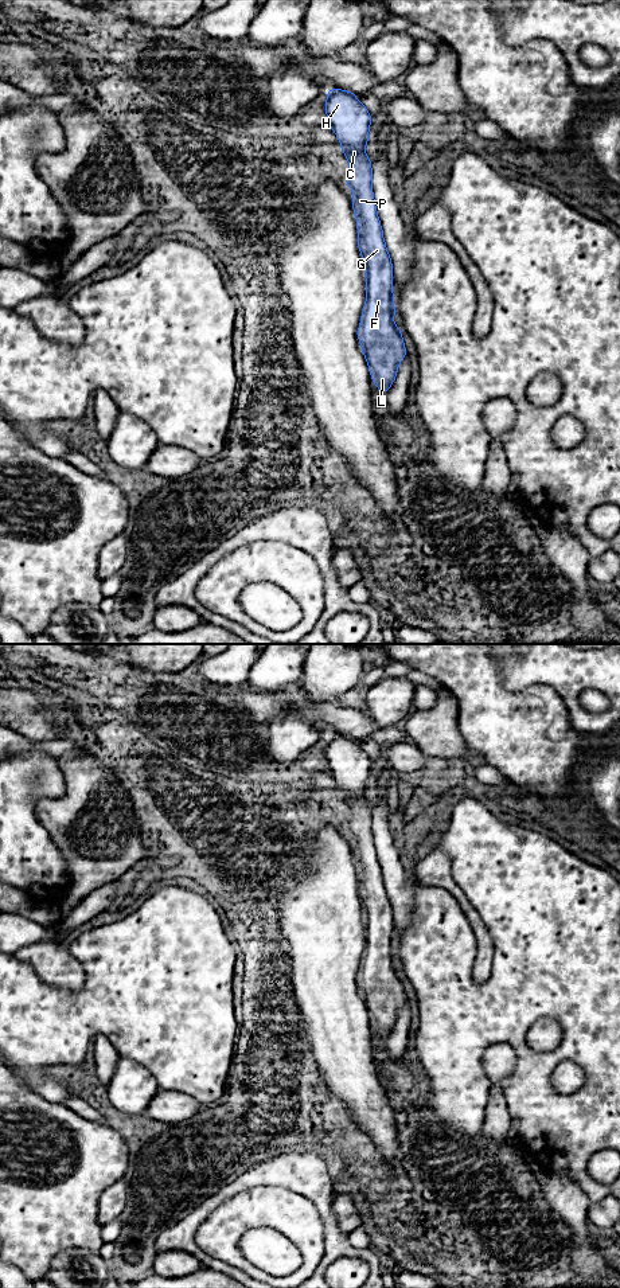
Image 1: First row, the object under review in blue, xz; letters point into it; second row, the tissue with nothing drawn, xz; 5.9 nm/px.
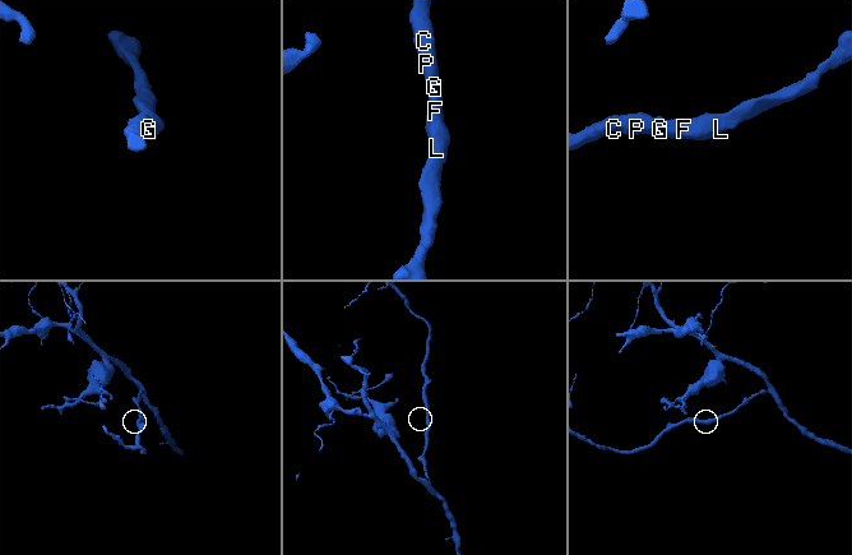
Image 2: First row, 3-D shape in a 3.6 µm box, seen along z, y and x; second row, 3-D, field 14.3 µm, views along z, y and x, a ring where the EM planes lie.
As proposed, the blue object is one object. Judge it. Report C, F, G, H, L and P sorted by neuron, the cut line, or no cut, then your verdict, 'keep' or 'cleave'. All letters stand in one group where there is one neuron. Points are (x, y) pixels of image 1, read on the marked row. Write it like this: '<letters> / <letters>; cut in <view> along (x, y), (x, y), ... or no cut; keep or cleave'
C F G H L P; no cut; keep

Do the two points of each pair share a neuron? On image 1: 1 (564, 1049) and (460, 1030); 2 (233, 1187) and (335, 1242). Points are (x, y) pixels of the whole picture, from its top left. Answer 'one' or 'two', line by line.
1: one
2: one

